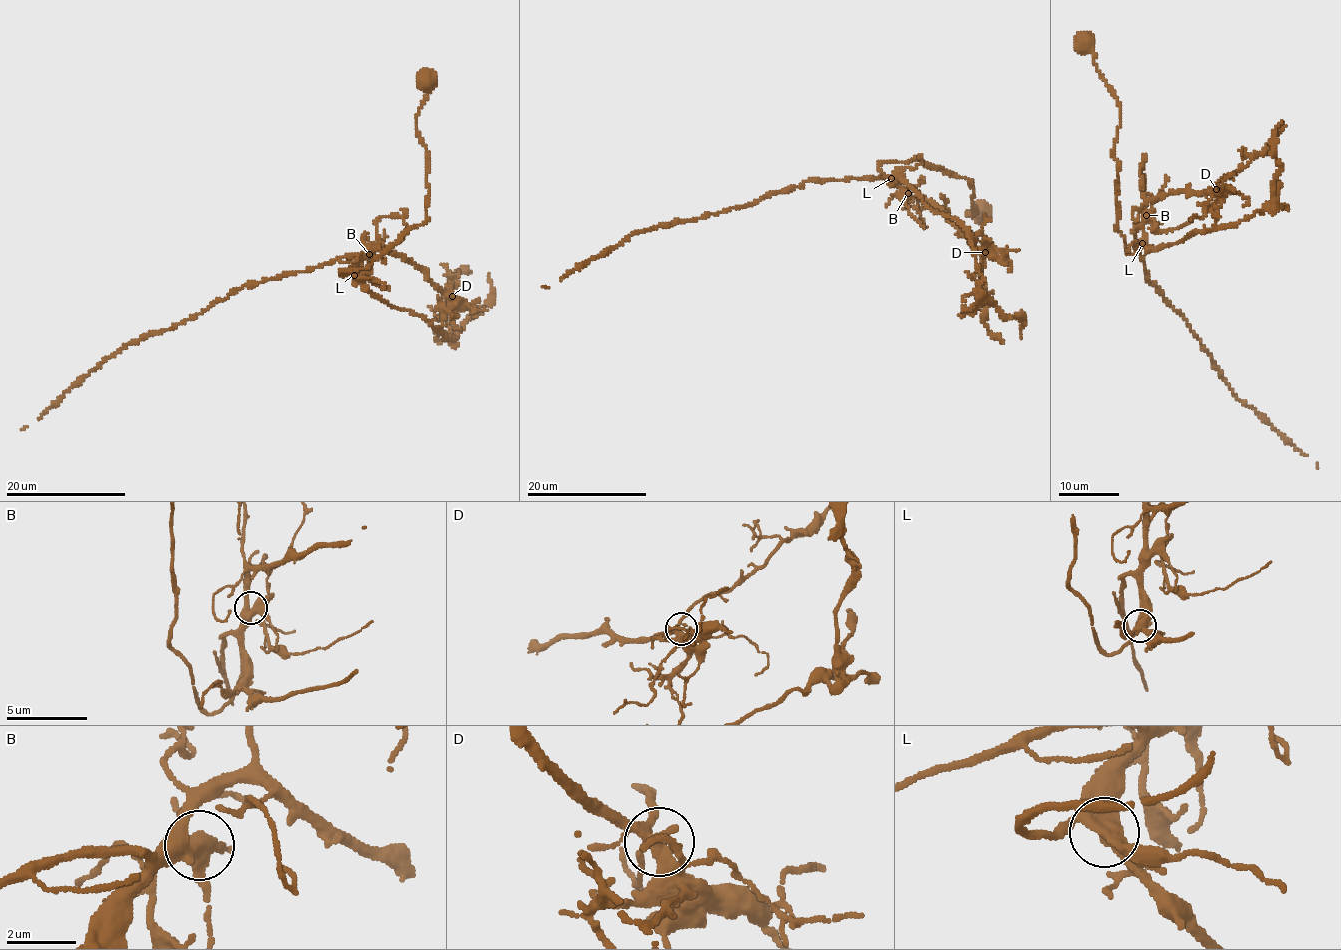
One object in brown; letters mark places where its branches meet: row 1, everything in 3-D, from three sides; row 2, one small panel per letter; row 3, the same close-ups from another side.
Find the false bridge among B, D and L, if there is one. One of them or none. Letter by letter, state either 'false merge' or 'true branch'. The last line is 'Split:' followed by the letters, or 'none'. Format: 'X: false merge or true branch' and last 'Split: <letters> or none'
B: true branch
D: true branch
L: true branch
Split: none

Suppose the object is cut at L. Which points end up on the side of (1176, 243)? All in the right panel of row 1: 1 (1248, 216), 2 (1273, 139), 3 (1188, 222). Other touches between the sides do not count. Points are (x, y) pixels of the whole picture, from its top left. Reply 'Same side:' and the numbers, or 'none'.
Same side: 1, 2

